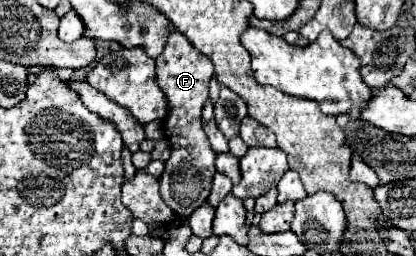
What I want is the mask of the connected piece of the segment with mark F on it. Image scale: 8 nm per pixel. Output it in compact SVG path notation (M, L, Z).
M179 31L169 35L165 51L155 59L157 63L157 83L165 89L169 97L171 113L165 119L165 137L171 143L171 157L165 163L165 173L161 175L161 197L179 215L189 217L197 207L201 207L211 191L215 175L215 157L205 131L201 127L201 109L209 99L209 81L213 77L213 63L209 57L201 55Z

